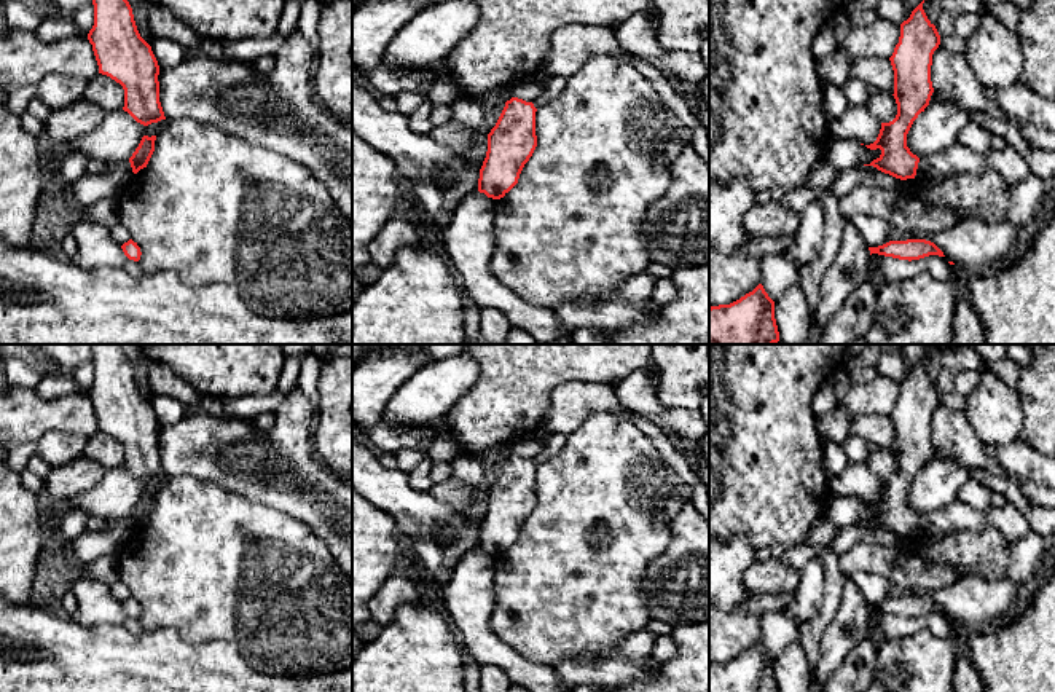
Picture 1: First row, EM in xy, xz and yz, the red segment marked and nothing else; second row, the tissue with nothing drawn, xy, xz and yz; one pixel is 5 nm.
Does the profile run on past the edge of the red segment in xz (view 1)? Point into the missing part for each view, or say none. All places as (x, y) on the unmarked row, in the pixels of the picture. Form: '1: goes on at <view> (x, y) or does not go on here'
1: does not go on here

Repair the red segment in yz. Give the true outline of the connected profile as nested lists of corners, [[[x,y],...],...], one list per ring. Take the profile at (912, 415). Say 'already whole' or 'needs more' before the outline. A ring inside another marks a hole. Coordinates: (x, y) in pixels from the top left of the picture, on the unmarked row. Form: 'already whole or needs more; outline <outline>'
already whole; outline [[[924,357],[900,381],[899,400],[889,415],[894,427],[894,456],[897,472],[889,480],[881,480],[877,497],[865,502],[881,507],[870,521],[896,536],[915,536],[920,515],[907,504],[907,491],[921,469],[929,462],[934,450],[931,438],[932,411],[940,402],[935,383],[923,367]]]

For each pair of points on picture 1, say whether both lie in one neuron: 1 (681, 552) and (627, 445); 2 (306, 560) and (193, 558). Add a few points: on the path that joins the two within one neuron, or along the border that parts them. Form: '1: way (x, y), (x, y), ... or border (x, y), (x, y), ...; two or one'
1: border (687, 501), (671, 522), (670, 544), (649, 563); two
2: way (278, 560), (222, 560); one

